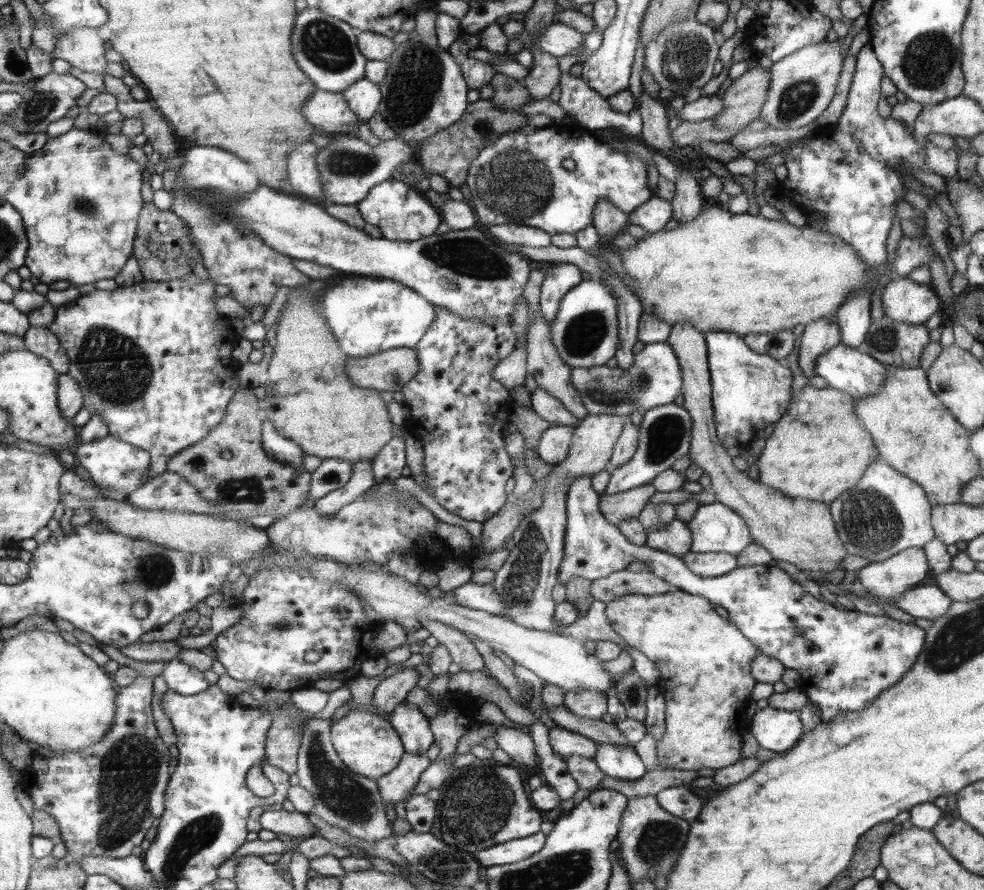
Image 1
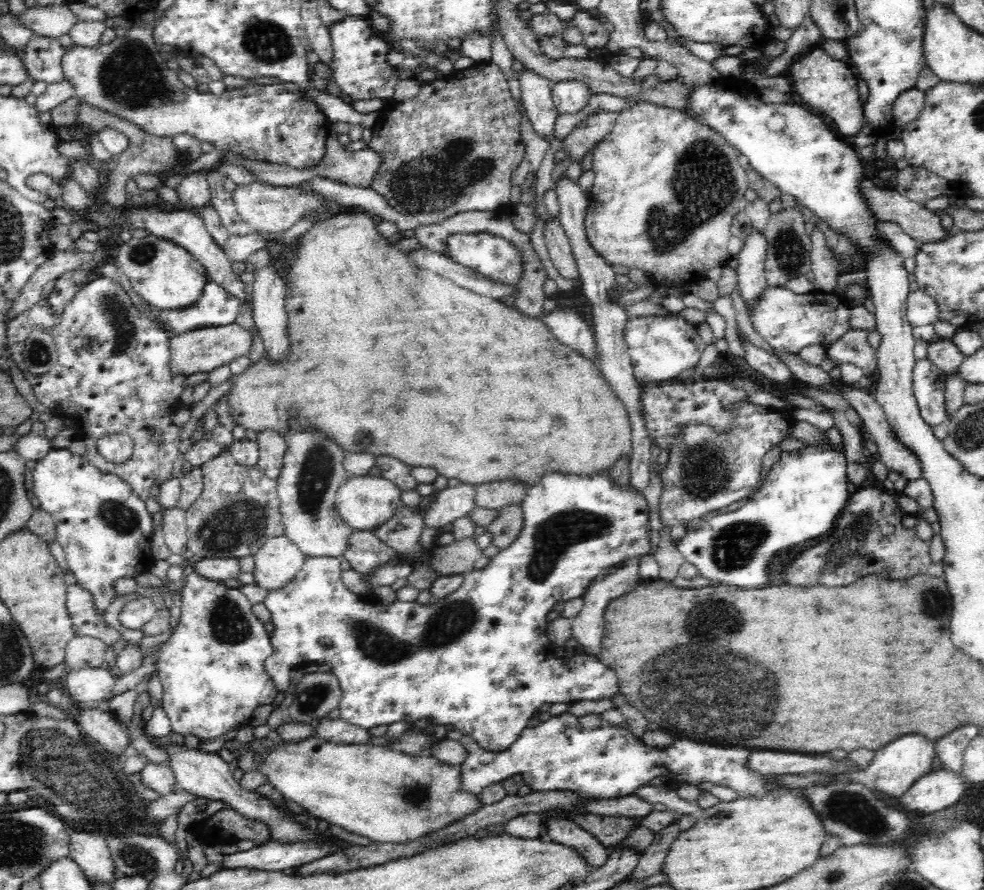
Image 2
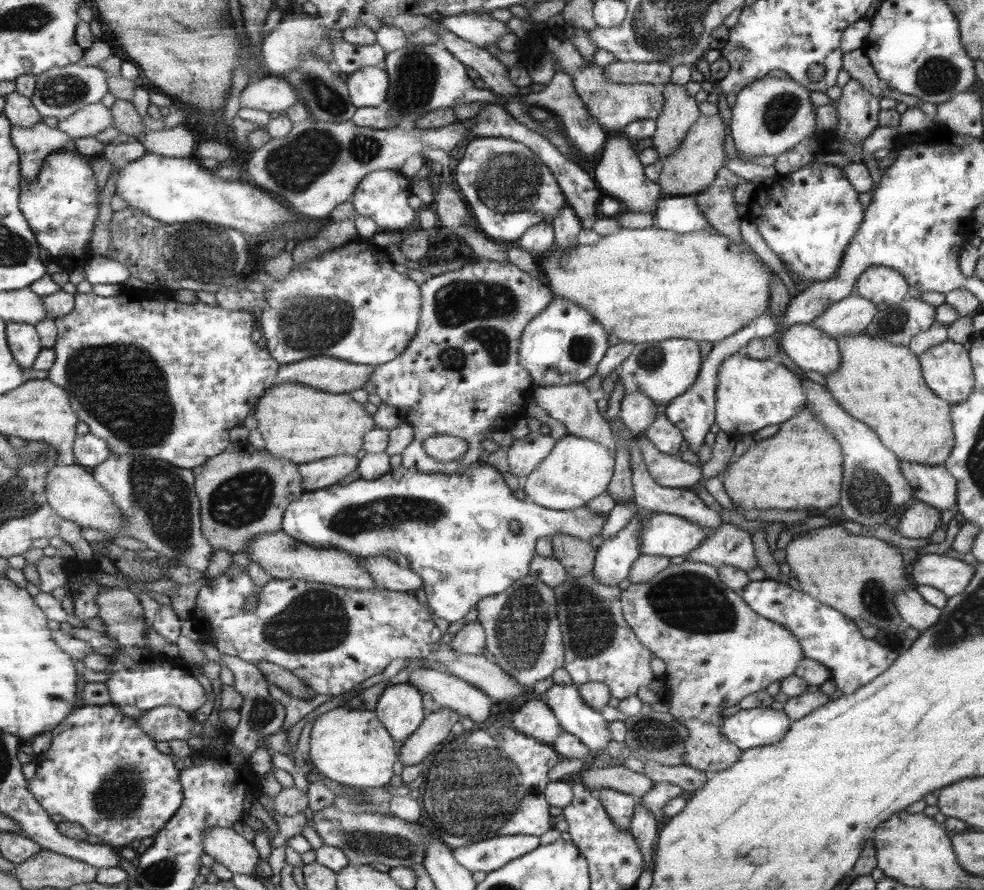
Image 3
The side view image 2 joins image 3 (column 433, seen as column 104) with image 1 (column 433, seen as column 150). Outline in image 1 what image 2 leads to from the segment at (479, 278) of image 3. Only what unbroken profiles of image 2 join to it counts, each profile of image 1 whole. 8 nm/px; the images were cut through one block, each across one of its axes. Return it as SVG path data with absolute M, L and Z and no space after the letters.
M447 308L436 313L430 330L416 346L419 375L401 387L403 403L410 409L408 429L419 438L424 449L424 474L435 501L446 510L483 523L505 505L506 482L512 478L511 455L506 448L504 428L508 427L508 390L492 378L492 369L501 358L514 352L516 334L508 322L483 322L456 316Z

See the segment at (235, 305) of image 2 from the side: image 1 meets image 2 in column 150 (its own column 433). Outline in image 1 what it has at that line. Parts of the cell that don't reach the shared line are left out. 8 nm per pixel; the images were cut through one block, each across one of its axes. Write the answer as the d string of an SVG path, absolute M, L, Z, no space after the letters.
M366 277L346 278L340 284L328 284L324 286L324 298L321 299L320 308L327 319L332 332L336 332L336 340L340 340L340 346L350 357L365 357L390 351L395 348L414 348L422 341L424 335L430 330L435 320L436 306L431 301L414 292L407 285L400 284L396 280L386 278Z

